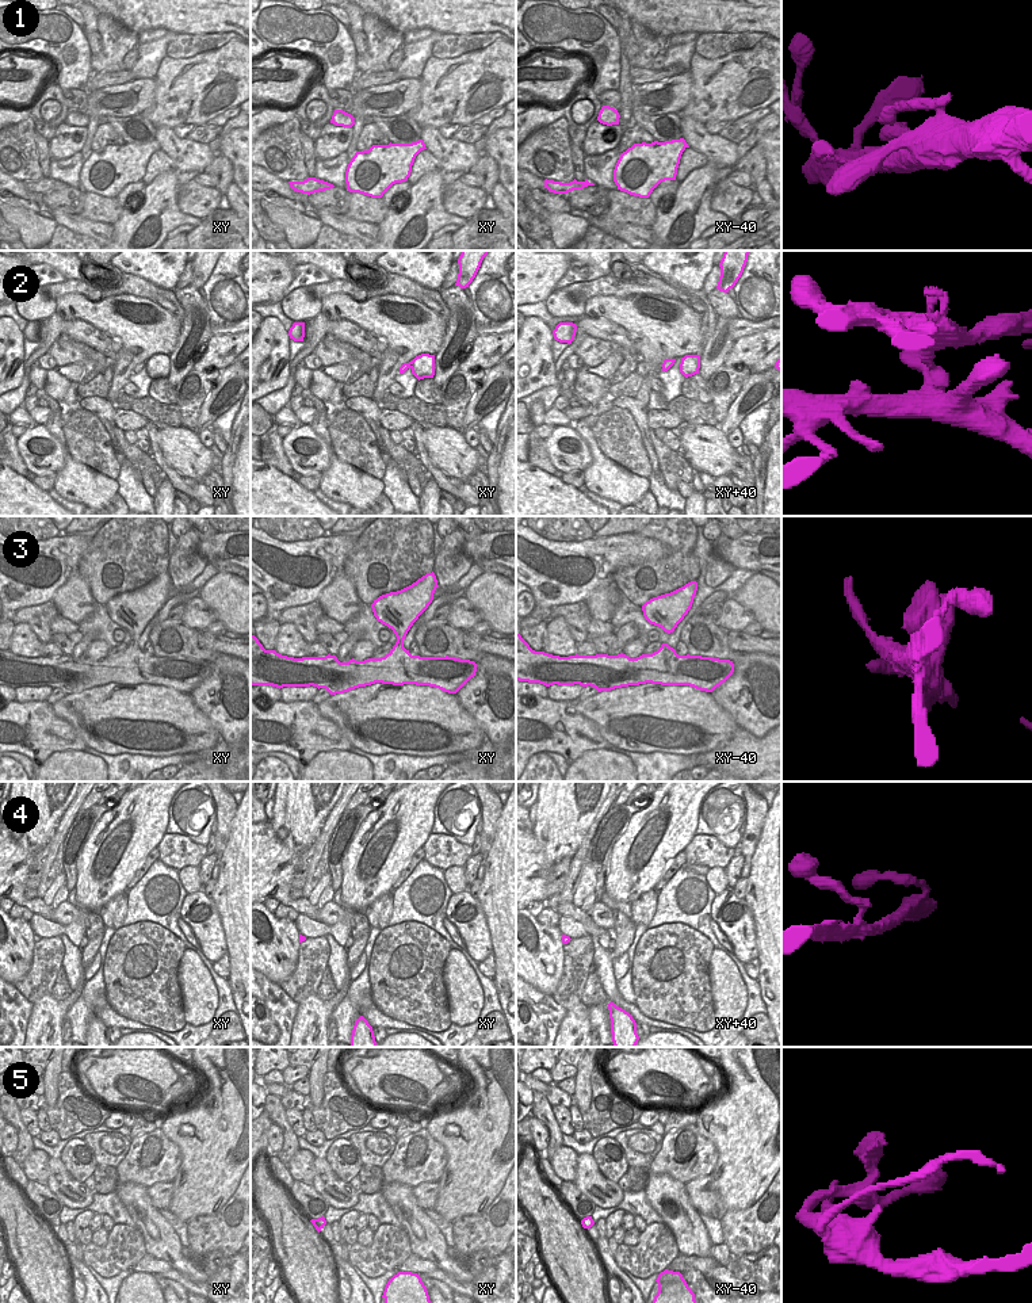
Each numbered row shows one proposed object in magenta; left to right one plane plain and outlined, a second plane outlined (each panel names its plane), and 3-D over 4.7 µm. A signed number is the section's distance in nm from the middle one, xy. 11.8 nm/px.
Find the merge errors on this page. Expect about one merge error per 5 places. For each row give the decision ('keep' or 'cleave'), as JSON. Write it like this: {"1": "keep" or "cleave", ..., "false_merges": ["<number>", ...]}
{"1": "keep", "2": "keep", "3": "keep", "4": "keep", "5": "cleave", "false_merges": ["5"]}

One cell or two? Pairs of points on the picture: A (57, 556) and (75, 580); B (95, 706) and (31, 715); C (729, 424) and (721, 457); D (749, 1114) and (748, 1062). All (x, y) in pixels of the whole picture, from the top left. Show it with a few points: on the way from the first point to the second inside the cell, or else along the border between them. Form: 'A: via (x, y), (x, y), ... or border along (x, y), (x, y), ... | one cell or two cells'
A: border along (77, 568), (56, 591), (52, 599) | two cells
B: border along (50, 705), (52, 710), (64, 718), (77, 733) | two cells
C: border along (718, 427), (726, 436) | two cells
D: via (755, 1101), (755, 1074) | one cell

